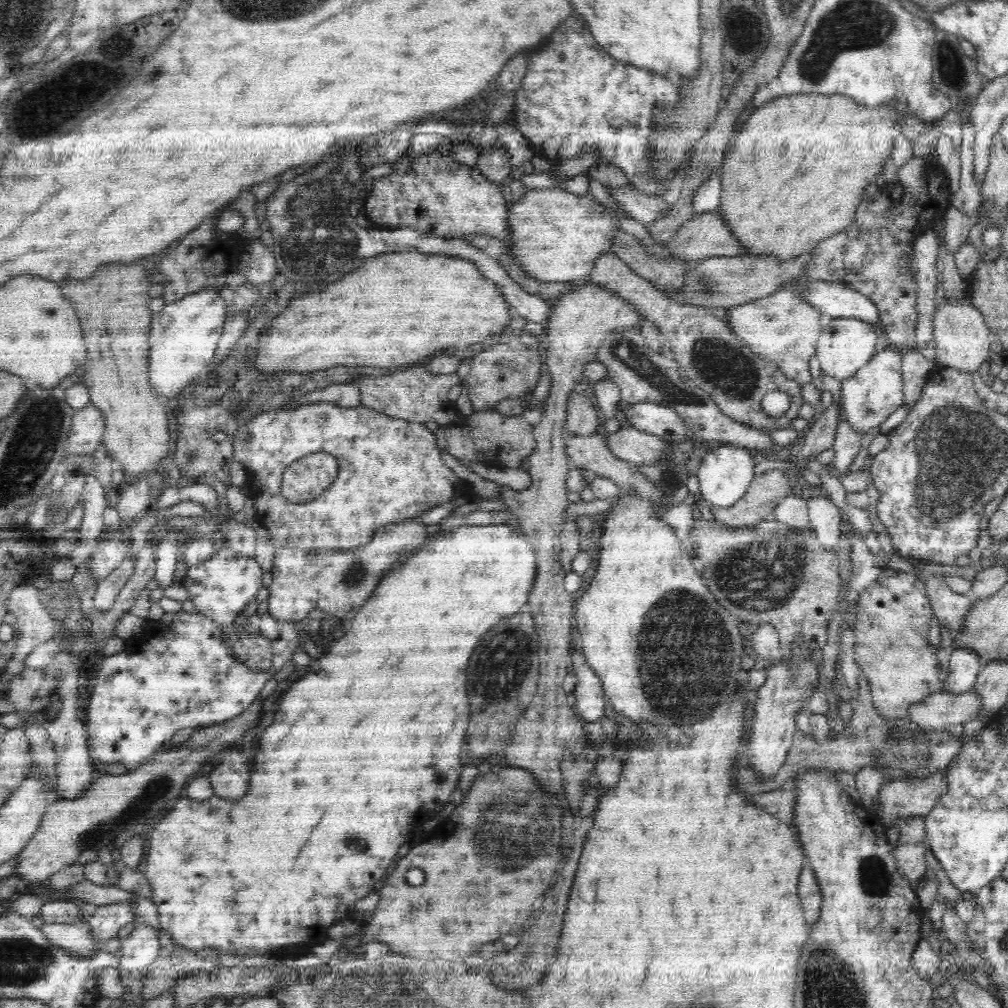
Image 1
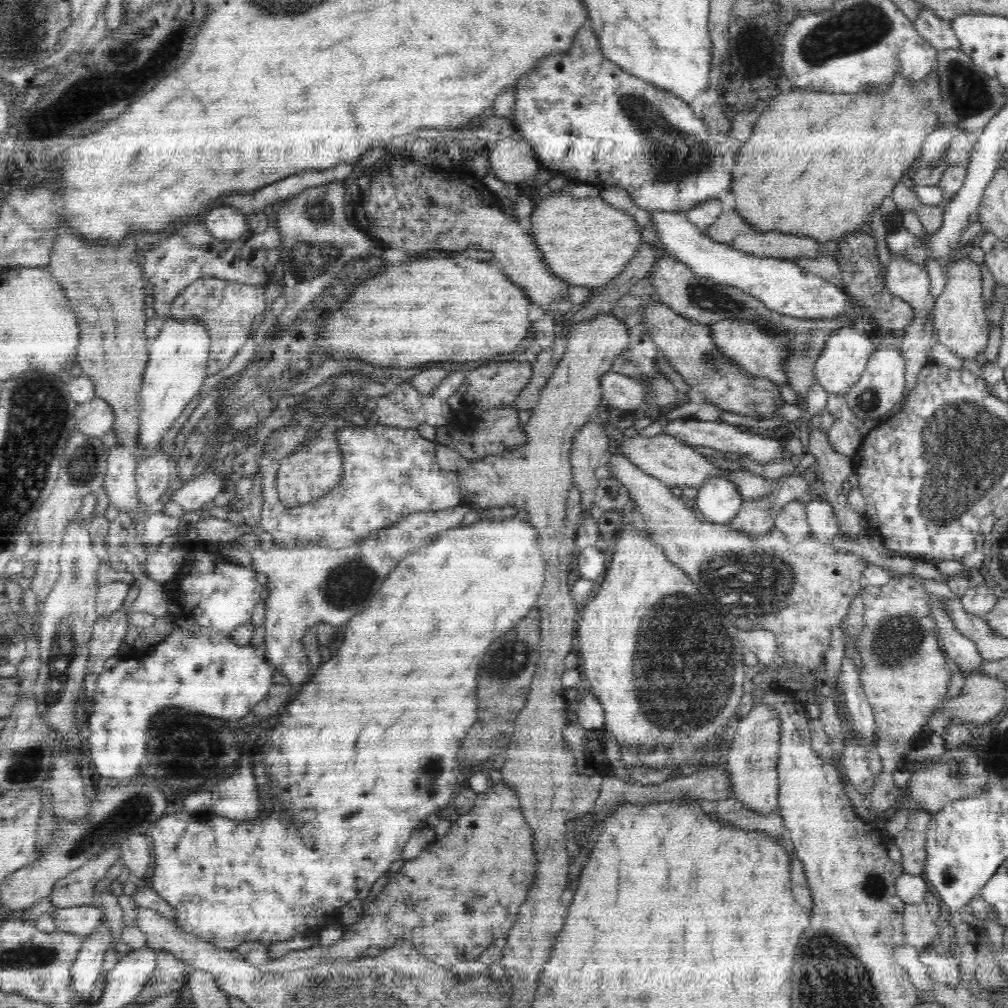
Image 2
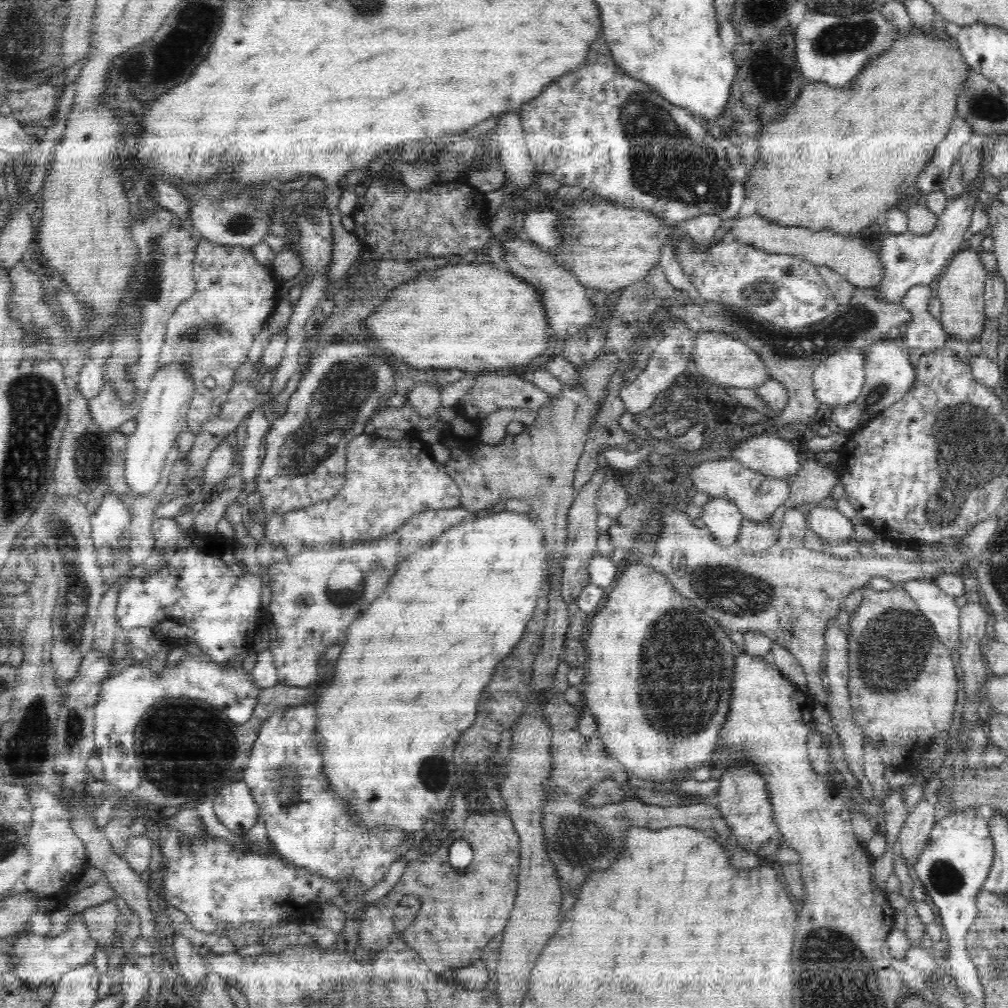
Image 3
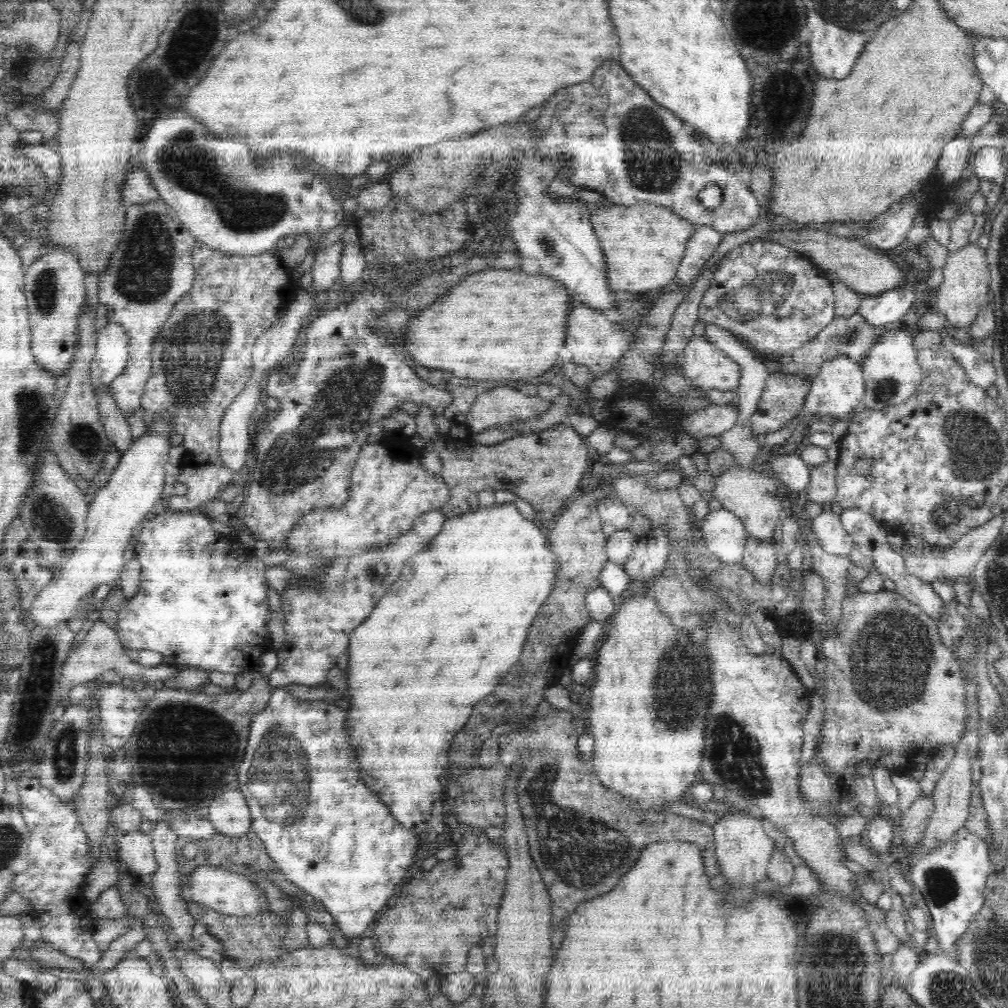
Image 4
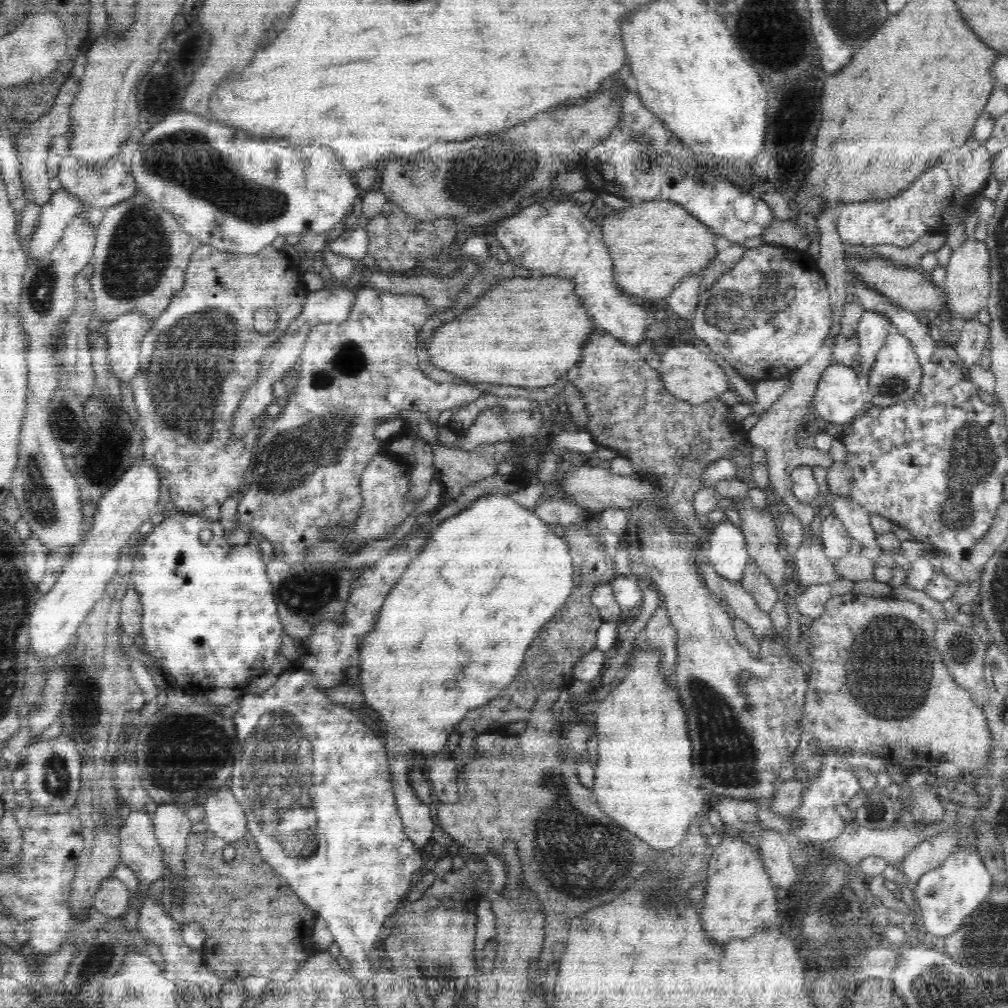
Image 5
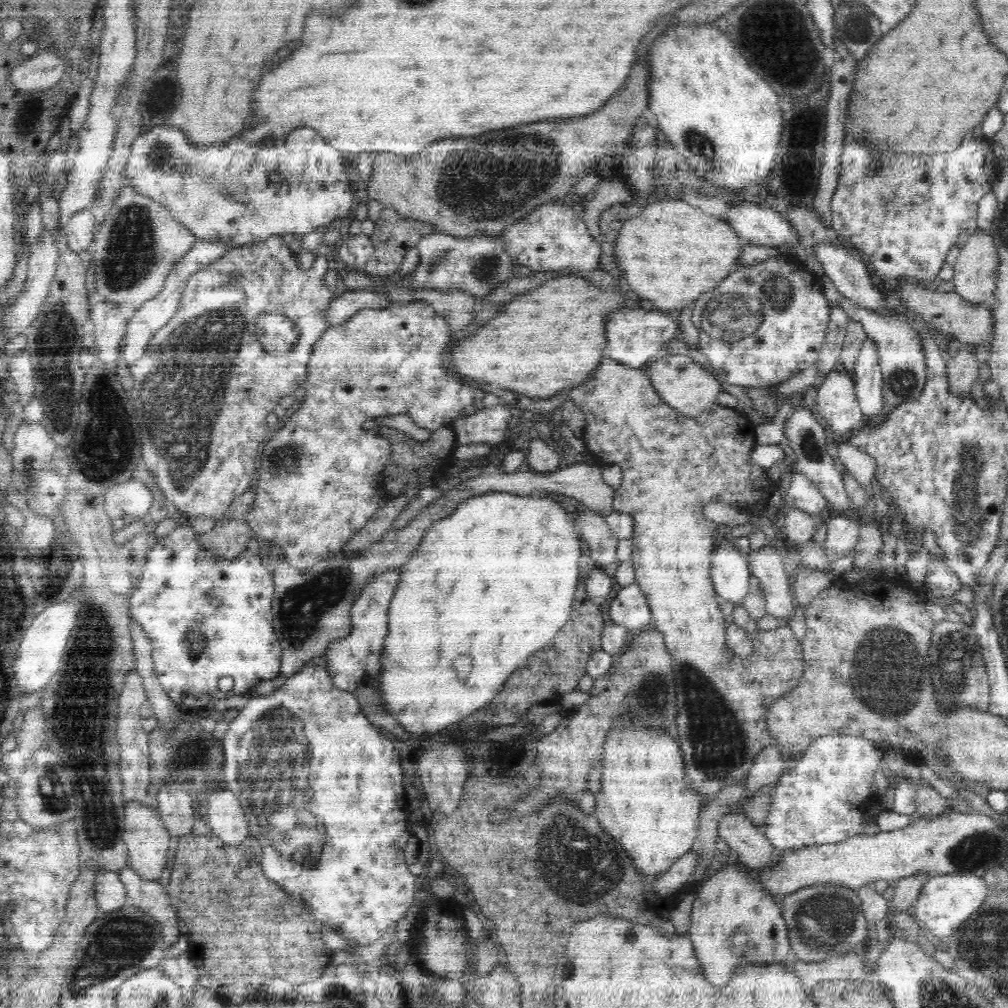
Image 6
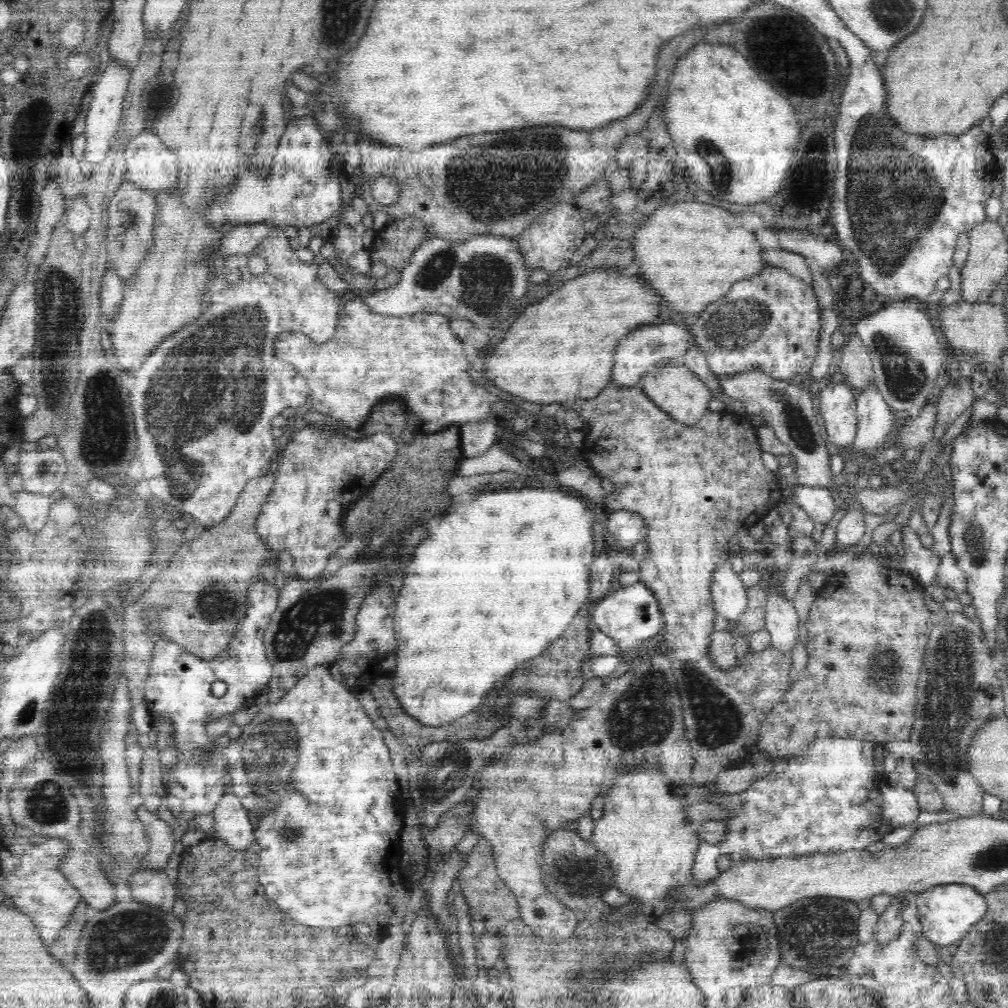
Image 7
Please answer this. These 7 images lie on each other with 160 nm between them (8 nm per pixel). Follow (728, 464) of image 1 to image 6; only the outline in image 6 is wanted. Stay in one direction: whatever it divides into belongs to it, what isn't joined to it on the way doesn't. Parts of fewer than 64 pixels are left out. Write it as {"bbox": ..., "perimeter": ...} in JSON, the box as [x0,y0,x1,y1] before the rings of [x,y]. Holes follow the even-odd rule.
{"bbox":[710,541,751,610],"perimeter":[[[721,541],[721,545],[711,556],[710,579],[716,594],[732,604],[734,610],[742,606],[749,592],[751,570],[748,558],[740,556],[740,552],[732,541]]]}

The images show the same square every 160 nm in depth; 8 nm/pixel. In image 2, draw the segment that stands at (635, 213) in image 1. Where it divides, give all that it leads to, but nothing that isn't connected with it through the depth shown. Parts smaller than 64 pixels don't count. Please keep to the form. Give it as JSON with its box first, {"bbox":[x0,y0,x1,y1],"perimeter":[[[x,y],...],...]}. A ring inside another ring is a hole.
{"bbox":[650,213,870,329],"perimeter":[[[650,213],[655,225],[656,235],[661,240],[665,254],[674,257],[678,262],[685,264],[696,276],[709,278],[716,284],[727,284],[734,288],[739,288],[742,292],[757,298],[766,308],[784,316],[794,318],[832,318],[840,315],[848,315],[858,329],[869,329],[870,324],[861,316],[861,308],[855,302],[851,302],[850,296],[838,286],[824,280],[821,276],[807,273],[794,261],[788,259],[777,259],[750,255],[739,251],[724,243],[718,243],[704,232],[700,231],[694,224],[688,221],[684,213]]]}

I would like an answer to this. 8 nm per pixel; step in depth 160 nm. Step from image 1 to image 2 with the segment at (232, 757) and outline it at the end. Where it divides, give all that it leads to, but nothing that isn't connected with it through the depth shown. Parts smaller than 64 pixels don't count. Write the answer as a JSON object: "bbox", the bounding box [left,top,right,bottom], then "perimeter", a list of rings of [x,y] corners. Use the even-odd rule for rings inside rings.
{"bbox":[210,766,260,822],"perimeter":[[[240,766],[236,774],[228,774],[226,780],[215,786],[210,810],[236,822],[254,822],[260,814],[260,802],[252,769]]]}

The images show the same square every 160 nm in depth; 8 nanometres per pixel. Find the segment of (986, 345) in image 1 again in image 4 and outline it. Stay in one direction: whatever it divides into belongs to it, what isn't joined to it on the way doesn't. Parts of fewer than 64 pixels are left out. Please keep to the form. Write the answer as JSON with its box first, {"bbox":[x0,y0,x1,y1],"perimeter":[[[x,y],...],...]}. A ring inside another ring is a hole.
{"bbox":[934,243,991,328],"perimeter":[[[968,243],[951,252],[943,266],[943,282],[936,289],[937,303],[934,309],[936,313],[945,316],[946,322],[958,328],[969,327],[981,308],[991,300],[989,293],[989,266],[985,250],[976,243]]]}

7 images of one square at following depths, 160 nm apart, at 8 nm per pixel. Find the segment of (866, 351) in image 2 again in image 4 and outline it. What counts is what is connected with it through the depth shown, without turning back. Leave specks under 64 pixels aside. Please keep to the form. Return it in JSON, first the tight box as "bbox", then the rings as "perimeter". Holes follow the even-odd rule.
{"bbox":[761,356,865,452],"perimeter":[[[846,356],[835,357],[833,360],[824,363],[820,372],[811,380],[810,392],[808,392],[802,412],[792,422],[788,422],[782,430],[770,432],[770,434],[761,438],[764,449],[771,452],[784,444],[785,440],[793,433],[797,424],[806,416],[825,417],[829,415],[837,419],[847,419],[861,407],[861,400],[864,395],[865,382],[861,364],[850,360]]]}

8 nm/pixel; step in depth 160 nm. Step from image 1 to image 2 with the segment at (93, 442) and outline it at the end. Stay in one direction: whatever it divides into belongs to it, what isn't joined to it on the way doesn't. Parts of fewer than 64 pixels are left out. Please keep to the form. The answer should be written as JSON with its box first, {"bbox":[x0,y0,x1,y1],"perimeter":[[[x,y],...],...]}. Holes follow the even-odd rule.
{"bbox":[76,397,114,437],"perimeter":[[[94,397],[76,409],[77,430],[86,436],[101,437],[112,431],[114,416],[114,410],[106,401]]]}

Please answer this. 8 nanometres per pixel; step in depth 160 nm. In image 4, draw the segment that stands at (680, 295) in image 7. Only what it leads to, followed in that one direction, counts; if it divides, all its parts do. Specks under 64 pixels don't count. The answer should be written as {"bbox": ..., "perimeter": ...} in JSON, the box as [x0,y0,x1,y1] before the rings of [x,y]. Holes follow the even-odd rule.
{"bbox":[590,203,695,293],"perimeter":[[[605,203],[597,205],[593,211],[590,218],[594,233],[602,245],[602,253],[604,253],[604,261],[606,261],[606,279],[608,279],[610,290],[643,293],[659,288],[666,290],[674,285],[686,244],[688,244],[692,233],[695,232],[694,224],[683,220],[668,207],[654,203],[636,203],[630,207]]]}

